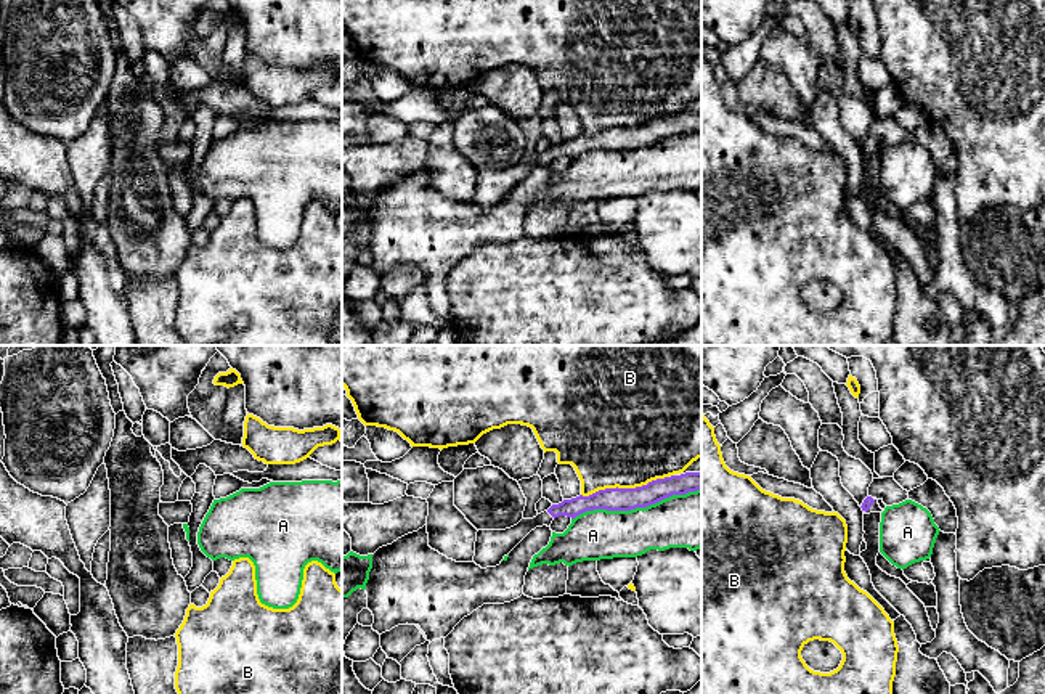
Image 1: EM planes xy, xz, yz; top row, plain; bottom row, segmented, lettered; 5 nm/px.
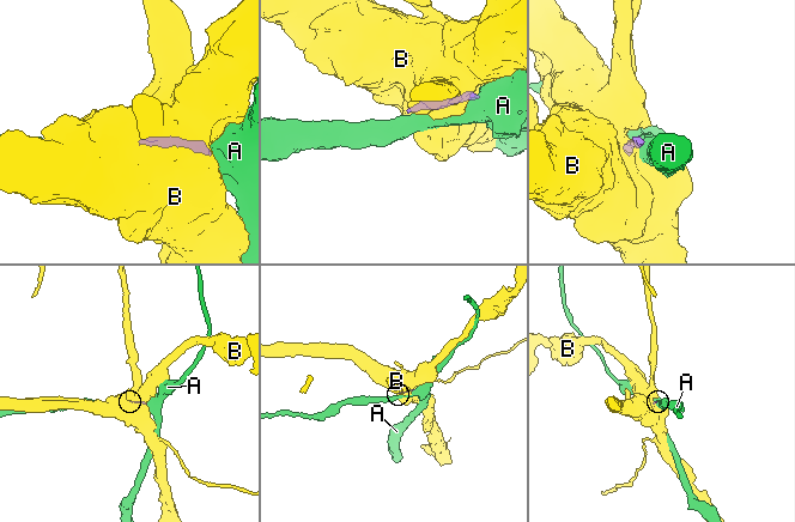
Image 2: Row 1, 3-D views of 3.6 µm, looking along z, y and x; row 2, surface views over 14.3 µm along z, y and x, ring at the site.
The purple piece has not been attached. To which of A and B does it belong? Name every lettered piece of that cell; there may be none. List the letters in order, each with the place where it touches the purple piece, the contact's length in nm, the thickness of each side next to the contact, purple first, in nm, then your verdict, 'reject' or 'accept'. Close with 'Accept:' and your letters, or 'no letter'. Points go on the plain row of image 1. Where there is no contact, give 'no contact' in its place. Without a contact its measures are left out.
A: xz (636, 146) | 650 nm | 110/280 nm | reject
B: xz (625, 129) | 460 nm | 110/480 nm | reject
Accept: no letter

